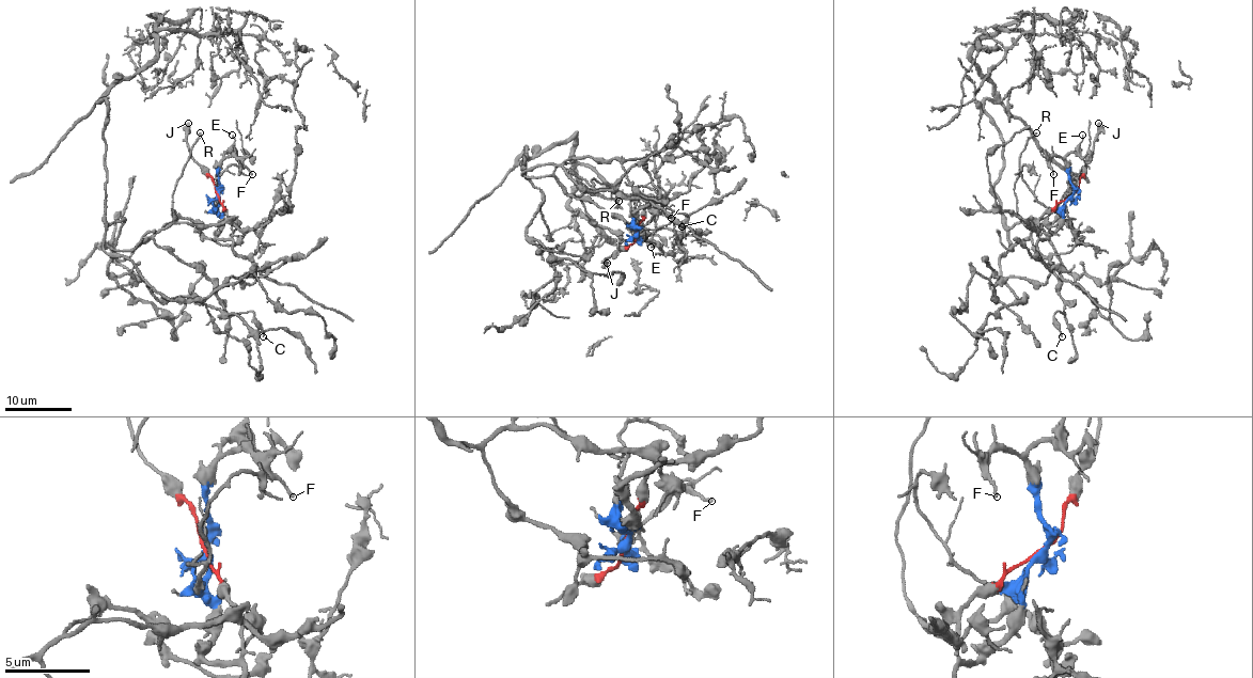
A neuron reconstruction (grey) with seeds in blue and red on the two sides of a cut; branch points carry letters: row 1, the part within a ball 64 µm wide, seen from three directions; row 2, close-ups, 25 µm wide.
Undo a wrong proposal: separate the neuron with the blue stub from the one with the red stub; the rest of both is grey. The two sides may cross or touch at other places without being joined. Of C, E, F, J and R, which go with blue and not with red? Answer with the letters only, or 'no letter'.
E, F

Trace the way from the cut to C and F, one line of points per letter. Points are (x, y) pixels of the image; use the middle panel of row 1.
C: (637, 236), (646, 203), (605, 188), (572, 196), (590, 198), (639, 229), (669, 224), (673, 218), (682, 226)
F: (637, 236), (655, 215), (670, 218)

